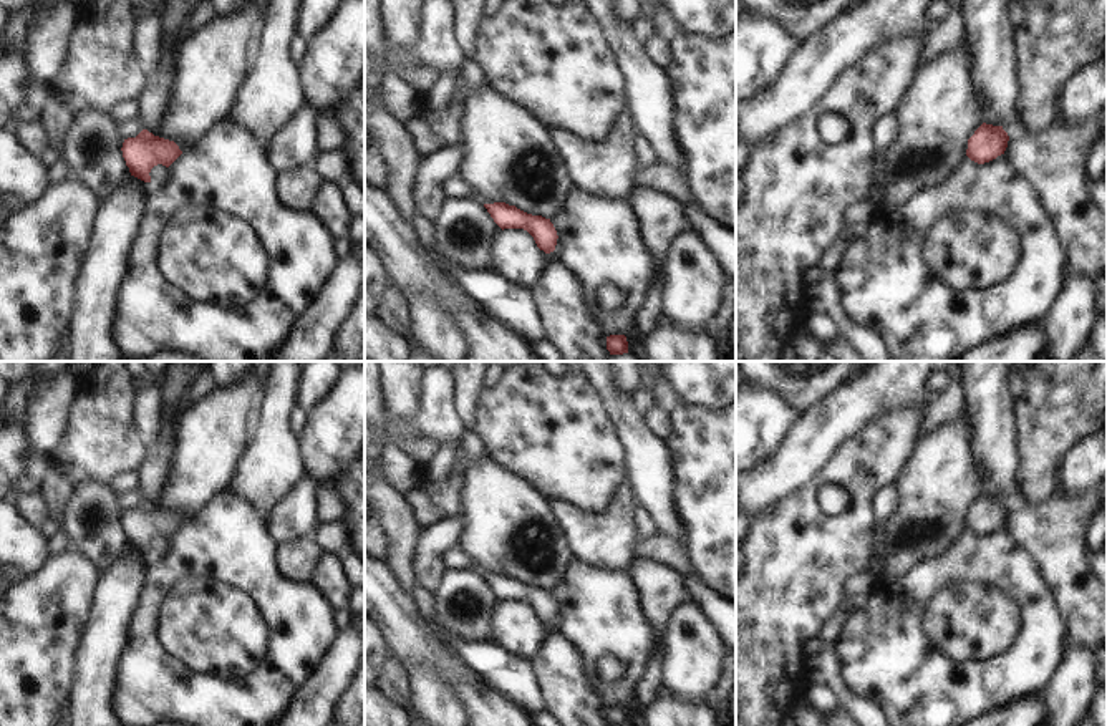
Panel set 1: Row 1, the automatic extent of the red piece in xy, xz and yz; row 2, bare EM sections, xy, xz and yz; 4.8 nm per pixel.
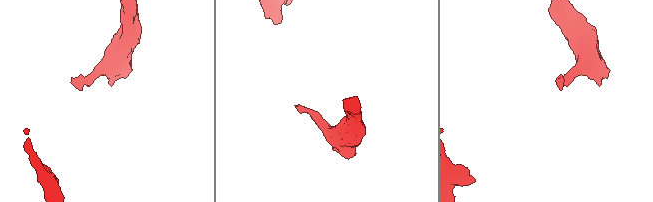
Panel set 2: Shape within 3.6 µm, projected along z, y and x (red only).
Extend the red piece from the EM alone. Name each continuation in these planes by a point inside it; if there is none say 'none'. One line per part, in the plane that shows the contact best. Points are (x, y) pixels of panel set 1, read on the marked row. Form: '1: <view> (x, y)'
1: xz (458, 188)

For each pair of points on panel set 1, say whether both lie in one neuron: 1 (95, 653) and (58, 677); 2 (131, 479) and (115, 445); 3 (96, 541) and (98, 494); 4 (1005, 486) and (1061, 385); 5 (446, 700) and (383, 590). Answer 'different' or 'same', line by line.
1: different
2: different
3: same
4: different
5: different

